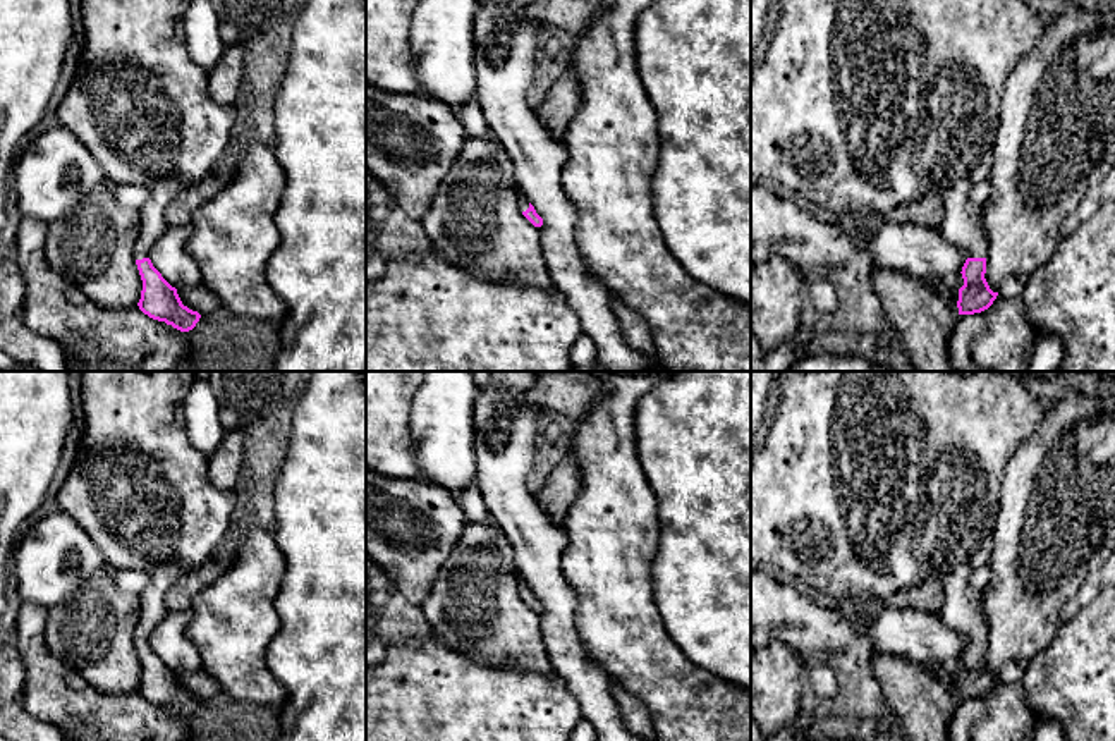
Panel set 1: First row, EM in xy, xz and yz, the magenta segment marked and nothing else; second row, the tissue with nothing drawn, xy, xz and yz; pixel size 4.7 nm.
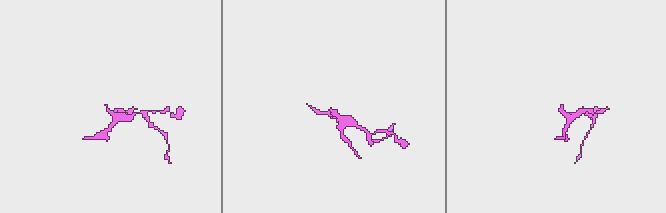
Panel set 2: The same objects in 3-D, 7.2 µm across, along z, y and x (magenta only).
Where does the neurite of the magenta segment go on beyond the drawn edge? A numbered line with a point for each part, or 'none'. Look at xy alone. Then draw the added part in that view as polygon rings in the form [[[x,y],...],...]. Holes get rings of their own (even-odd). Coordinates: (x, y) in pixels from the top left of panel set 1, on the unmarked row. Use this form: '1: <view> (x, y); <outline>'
1: xy (140, 489); [[[81,371],[86,432],[76,464],[57,495],[58,511],[91,536],[107,564],[148,574],[148,585],[139,593],[136,645],[149,643],[168,614],[165,595],[172,585],[208,562],[223,545],[237,505],[234,490],[220,490],[210,481],[208,456],[187,438],[182,404],[194,382],[194,371]]]

